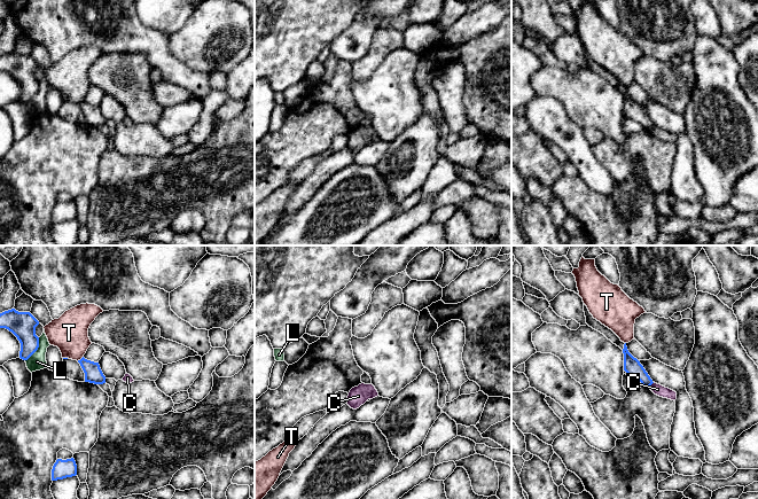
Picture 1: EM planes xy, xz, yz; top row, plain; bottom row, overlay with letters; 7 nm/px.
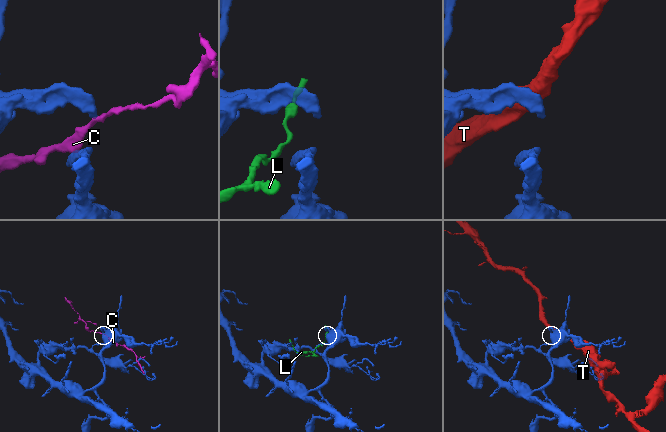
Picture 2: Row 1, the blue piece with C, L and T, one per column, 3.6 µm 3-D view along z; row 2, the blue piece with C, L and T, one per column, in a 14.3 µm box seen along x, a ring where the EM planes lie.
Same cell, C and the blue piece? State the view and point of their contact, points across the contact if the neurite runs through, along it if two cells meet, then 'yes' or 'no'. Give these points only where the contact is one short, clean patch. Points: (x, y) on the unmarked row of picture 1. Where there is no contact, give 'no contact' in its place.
contact yz (650, 127); no

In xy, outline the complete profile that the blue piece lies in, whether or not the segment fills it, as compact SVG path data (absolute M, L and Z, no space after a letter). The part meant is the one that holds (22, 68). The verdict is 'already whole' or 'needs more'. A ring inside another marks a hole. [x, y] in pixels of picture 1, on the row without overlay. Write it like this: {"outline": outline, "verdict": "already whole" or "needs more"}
{"outline": "M15 52L0 56L0 71L11 75L21 86L19 101L28 103L39 91L36 70L39 64L30 55Z", "verdict": "already whole"}

